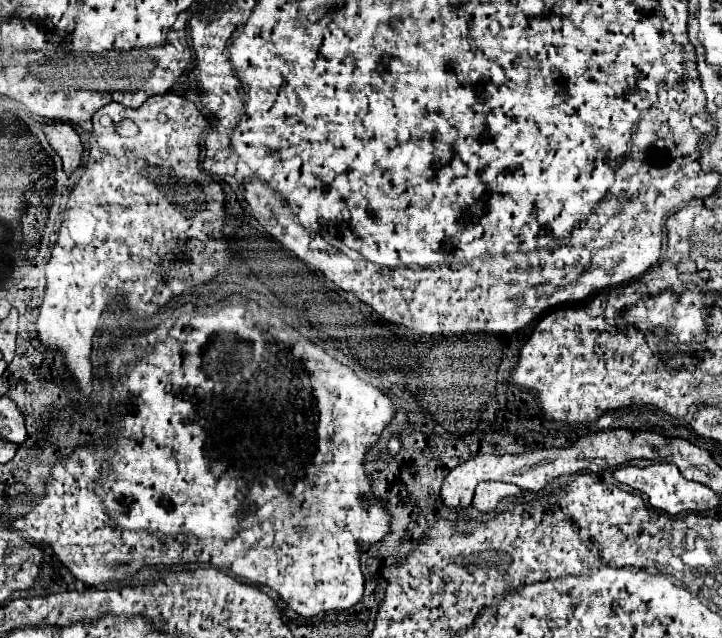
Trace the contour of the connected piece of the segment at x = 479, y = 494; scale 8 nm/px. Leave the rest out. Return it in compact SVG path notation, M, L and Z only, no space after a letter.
M482 481L476 487L476 495L474 495L474 507L482 513L490 513L496 509L496 505L500 503L502 497L510 497L510 495L518 495L520 487L516 485L508 485L502 481Z

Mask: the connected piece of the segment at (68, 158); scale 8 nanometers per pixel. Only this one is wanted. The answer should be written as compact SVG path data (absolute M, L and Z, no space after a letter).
M68 123L44 125L44 133L46 133L46 139L52 145L52 149L60 155L64 171L68 175L72 175L72 171L80 165L80 159L84 153L84 147L82 147L78 133Z

